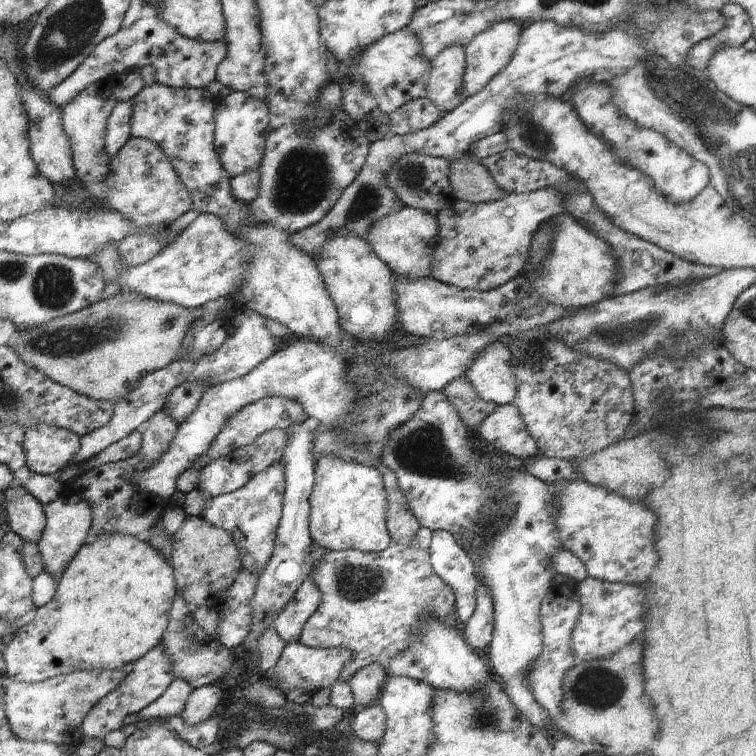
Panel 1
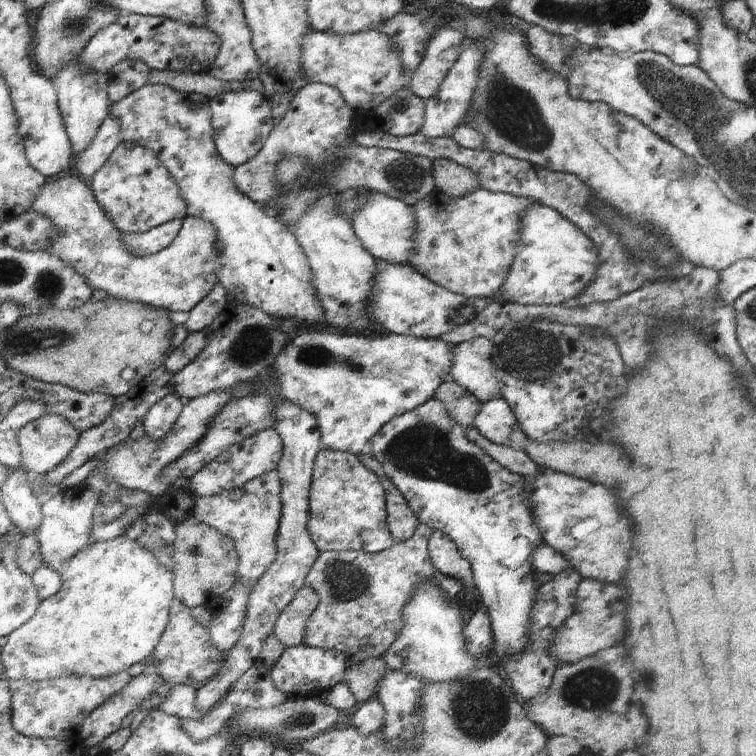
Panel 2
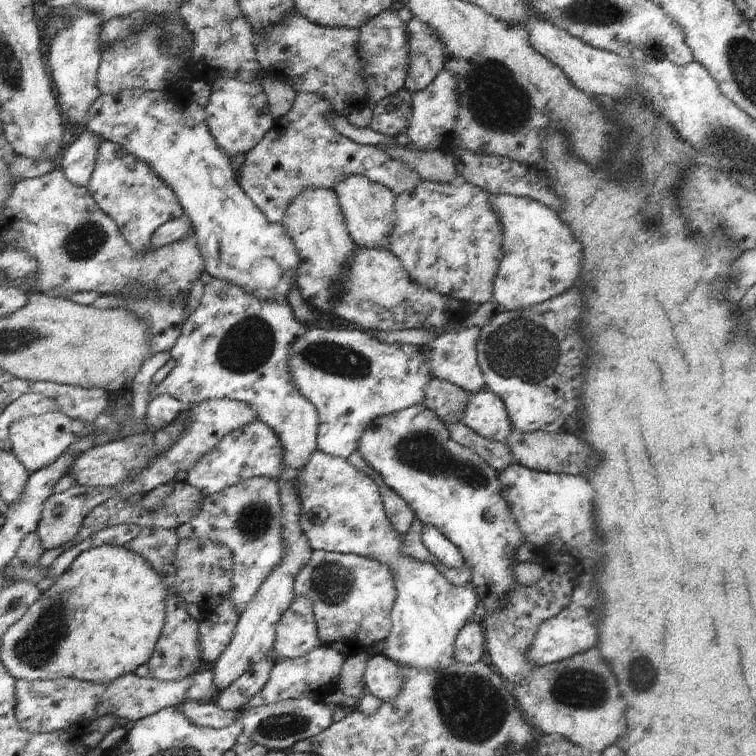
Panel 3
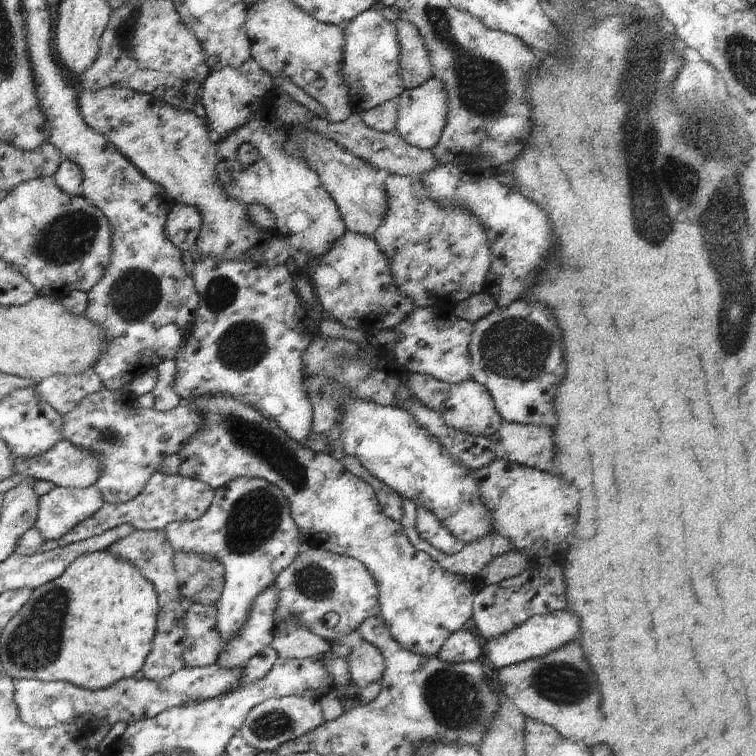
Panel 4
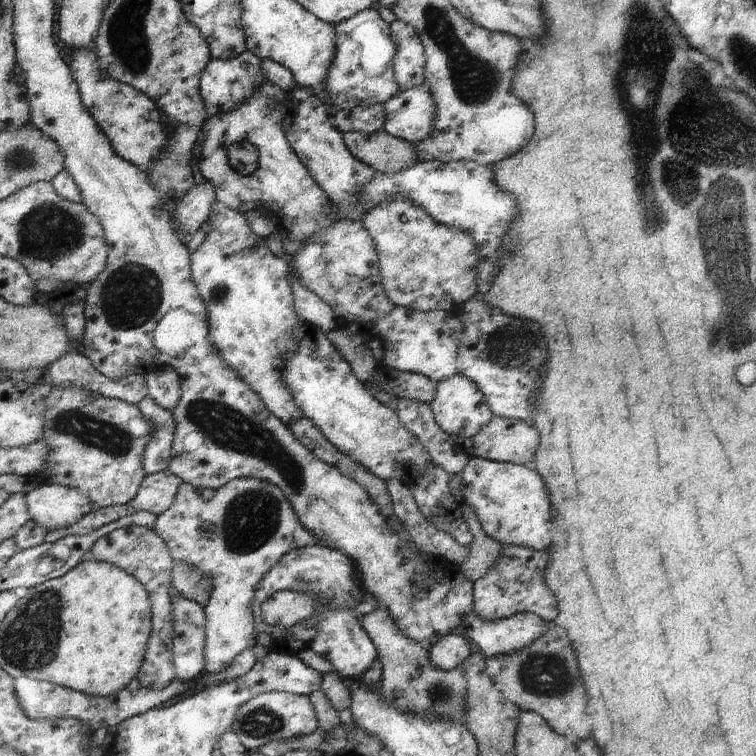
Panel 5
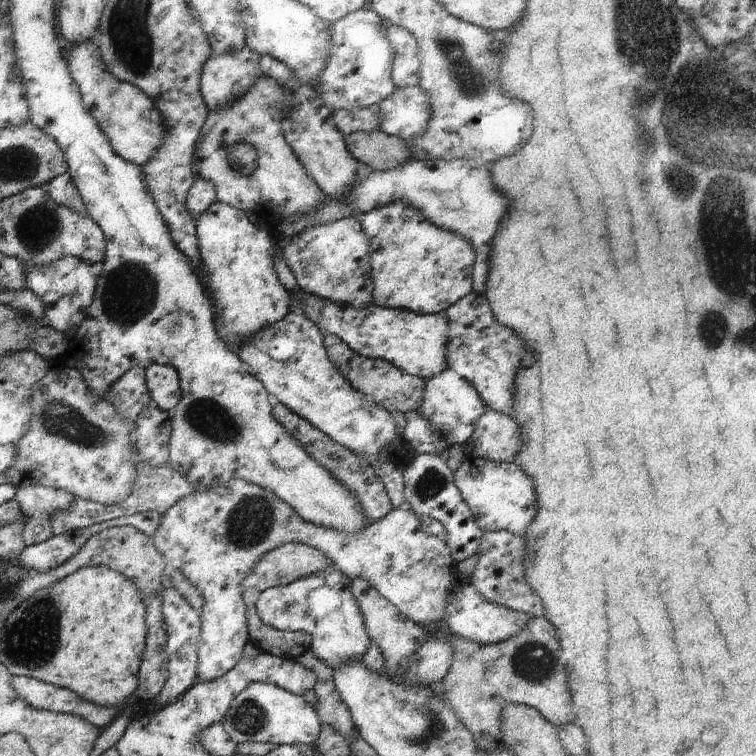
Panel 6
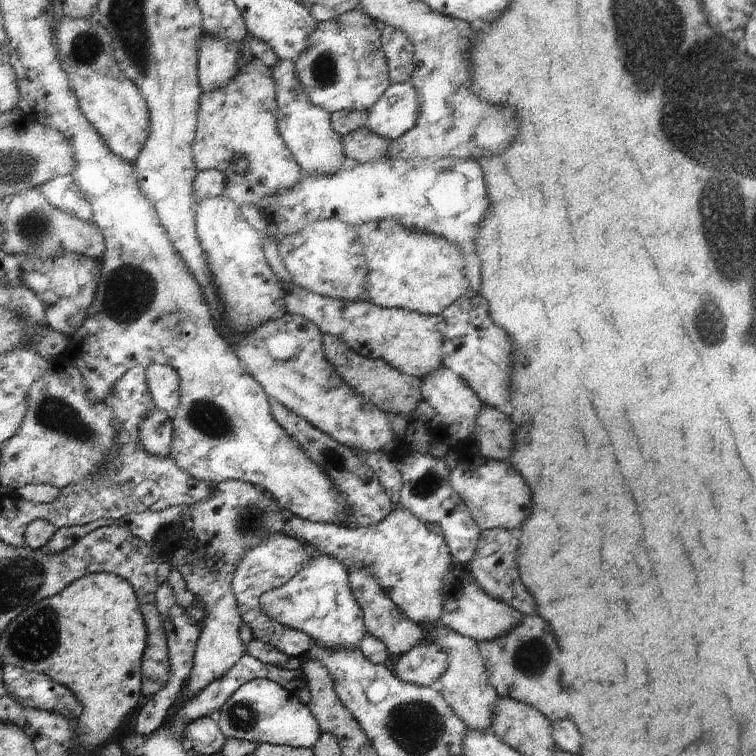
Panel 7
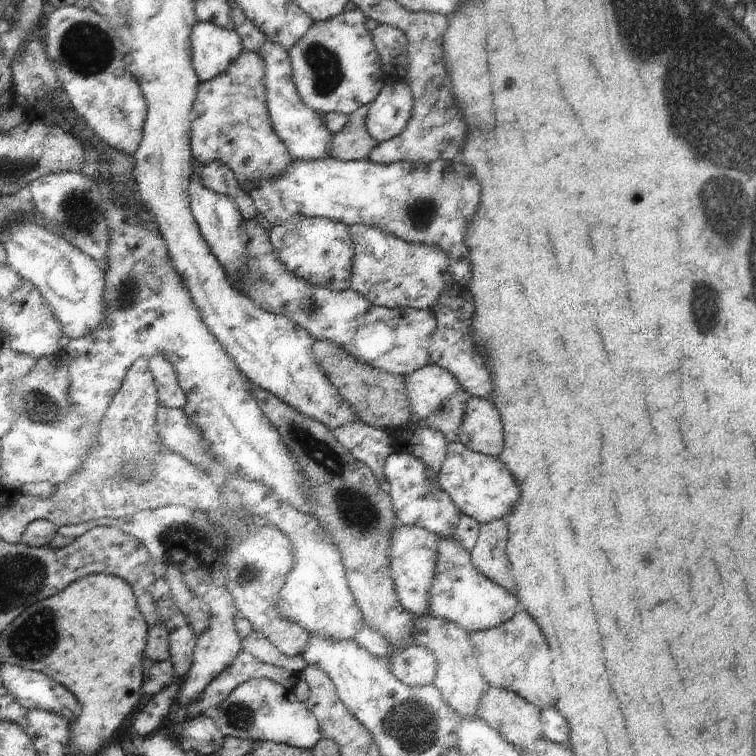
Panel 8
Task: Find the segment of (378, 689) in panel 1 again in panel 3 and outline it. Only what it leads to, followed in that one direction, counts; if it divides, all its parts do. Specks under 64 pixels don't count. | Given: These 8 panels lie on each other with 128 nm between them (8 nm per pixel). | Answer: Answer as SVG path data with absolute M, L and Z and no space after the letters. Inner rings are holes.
M360 651L358 654L346 658L338 685L338 689L346 696L359 700L365 694L366 687L363 676L370 656L371 653L368 651Z

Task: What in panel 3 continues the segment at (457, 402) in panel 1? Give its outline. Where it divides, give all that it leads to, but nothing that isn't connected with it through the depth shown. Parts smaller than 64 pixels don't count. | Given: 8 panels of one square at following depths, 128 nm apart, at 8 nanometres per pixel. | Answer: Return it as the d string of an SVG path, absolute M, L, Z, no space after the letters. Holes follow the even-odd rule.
M435 378L426 389L424 406L435 412L443 423L458 423L465 414L469 396L457 385Z

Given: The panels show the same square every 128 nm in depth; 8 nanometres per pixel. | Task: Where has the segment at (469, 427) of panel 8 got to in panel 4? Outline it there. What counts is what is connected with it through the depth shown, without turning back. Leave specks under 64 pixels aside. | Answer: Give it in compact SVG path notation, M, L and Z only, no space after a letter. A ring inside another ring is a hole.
M502 421L499 430L487 440L495 459L505 459L545 472L553 470L553 444L549 428Z

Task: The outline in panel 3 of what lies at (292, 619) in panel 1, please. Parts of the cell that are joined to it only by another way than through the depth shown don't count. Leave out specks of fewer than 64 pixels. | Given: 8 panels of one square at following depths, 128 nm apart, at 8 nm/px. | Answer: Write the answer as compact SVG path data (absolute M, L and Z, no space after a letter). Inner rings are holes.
M296 597L278 625L275 654L278 659L299 659L322 646L314 618L314 601Z

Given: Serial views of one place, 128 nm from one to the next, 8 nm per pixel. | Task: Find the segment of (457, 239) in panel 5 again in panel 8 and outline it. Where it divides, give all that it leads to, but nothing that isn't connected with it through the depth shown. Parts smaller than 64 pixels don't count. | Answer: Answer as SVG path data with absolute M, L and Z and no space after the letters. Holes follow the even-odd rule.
M350 225L350 236L355 242L353 289L380 307L411 307L435 312L443 288L451 282L445 254L433 248L435 244L411 244L371 225Z

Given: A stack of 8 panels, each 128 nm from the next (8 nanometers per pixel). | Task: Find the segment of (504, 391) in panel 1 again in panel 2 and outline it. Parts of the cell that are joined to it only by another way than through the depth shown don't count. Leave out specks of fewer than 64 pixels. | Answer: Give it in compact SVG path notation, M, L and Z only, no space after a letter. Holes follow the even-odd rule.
M469 338L454 345L454 360L447 379L455 381L479 401L501 399L499 382L494 376L491 356L494 342L486 338Z

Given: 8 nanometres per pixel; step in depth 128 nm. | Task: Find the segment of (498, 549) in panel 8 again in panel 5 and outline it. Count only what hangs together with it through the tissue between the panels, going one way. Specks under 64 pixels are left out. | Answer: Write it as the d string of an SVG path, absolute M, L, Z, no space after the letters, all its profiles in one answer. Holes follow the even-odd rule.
M499 544L499 554L484 576L475 580L475 615L483 619L503 619L516 613L534 613L545 623L557 616L555 600L542 582L542 571L547 565L547 552L520 545Z

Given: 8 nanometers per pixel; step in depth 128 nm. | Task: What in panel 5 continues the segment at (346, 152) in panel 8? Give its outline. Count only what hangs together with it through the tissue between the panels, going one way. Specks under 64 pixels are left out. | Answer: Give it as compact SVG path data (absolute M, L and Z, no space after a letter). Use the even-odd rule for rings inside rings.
M384 129L374 134L352 131L343 133L347 148L358 160L370 165L375 171L395 175L396 173L411 169L419 162L416 146L410 141L392 136Z

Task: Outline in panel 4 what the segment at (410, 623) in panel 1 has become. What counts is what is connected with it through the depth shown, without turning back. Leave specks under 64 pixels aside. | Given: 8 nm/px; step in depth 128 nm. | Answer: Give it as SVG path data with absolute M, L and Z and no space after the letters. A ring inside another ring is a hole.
M403 497L403 508L406 509L406 515L403 516L402 525L409 533L415 548L434 557L451 574L477 578L477 574L496 557L515 550L511 546L511 542L507 540L507 536L499 536L497 533L491 532L491 536L483 536L481 540L475 540L473 544L464 544L457 554L447 556L447 554L443 554L443 550L439 550L427 542L422 537L422 533L418 531L418 506ZM302 543L295 562L275 579L279 588L278 624L291 616L299 616L311 632L335 642L351 632L357 632L370 618L382 616L379 604L379 582L363 562L356 558L334 553Z

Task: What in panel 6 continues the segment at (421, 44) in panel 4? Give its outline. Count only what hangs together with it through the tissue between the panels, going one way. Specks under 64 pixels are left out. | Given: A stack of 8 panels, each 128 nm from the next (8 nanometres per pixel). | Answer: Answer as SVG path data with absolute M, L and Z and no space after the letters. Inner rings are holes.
M390 24L386 36L393 48L391 80L396 88L414 86L419 83L420 45L413 33L405 28Z

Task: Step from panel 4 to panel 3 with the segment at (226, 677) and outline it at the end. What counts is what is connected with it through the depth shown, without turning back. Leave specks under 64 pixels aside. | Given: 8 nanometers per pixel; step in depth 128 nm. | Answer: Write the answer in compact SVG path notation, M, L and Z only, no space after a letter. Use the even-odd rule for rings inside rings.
M203 667L181 681L161 681L154 677L139 678L130 673L110 684L94 684L68 677L56 680L27 681L16 684L16 716L19 725L31 733L53 733L82 728L103 716L135 721L154 716L167 708L179 707L188 701L204 703L215 701L221 690L215 683L212 667Z

